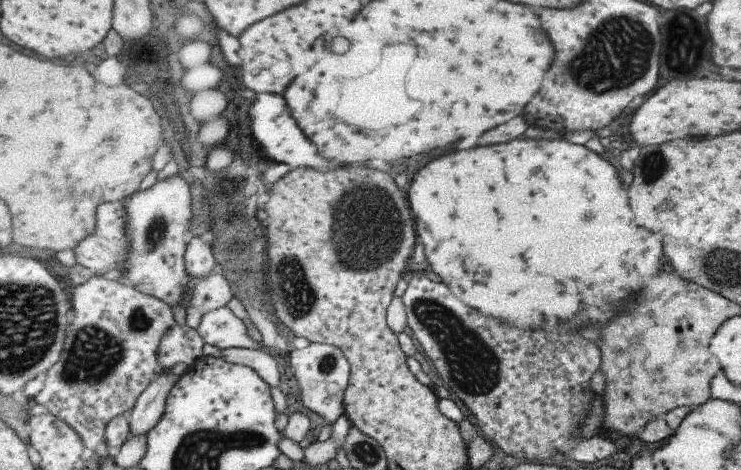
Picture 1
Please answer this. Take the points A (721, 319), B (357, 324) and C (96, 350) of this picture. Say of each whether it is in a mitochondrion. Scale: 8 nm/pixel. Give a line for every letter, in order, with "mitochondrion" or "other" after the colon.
A: other
B: other
C: mitochondrion

